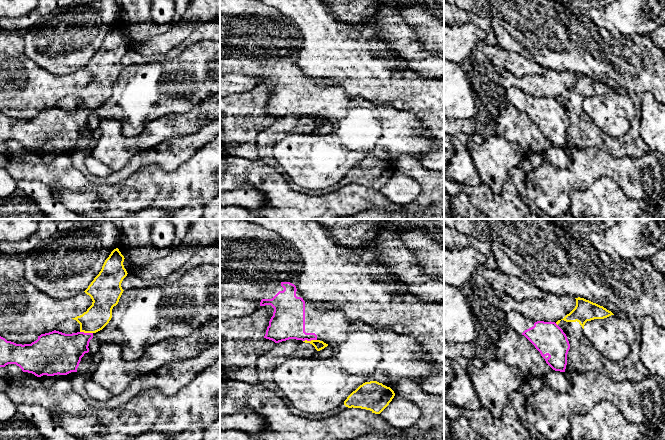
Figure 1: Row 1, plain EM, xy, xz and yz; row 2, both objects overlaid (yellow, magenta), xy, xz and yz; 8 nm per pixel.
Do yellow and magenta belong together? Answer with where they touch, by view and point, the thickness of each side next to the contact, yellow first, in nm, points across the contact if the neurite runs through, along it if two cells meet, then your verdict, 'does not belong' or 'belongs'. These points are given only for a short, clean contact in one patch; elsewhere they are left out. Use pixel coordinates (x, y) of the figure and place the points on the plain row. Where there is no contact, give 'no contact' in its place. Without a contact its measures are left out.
xz (309, 117) | 80/280 nm | along xz (316, 115), (303, 117) | does not belong

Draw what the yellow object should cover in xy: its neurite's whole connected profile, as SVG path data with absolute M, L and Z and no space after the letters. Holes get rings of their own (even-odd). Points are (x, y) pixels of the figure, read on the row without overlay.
M118 24L105 36L101 47L84 67L92 75L92 81L82 91L68 95L56 103L56 107L72 110L77 108L96 109L112 94L112 85L123 69L121 59L127 52L124 32Z

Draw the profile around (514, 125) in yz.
M510 103L499 108L494 126L497 135L517 143L526 153L539 153L546 150L547 139L535 122L522 110Z

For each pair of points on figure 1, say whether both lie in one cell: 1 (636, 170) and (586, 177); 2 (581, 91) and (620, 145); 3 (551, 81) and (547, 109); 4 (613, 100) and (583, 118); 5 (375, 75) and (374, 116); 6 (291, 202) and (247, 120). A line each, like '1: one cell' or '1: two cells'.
1: one cell
2: one cell
3: two cells
4: two cells
5: two cells
6: two cells

